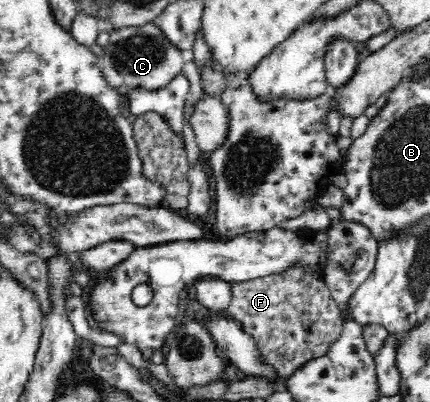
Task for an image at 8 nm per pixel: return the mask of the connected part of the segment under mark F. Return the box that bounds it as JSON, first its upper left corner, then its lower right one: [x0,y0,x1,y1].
[226,262,341,379]

